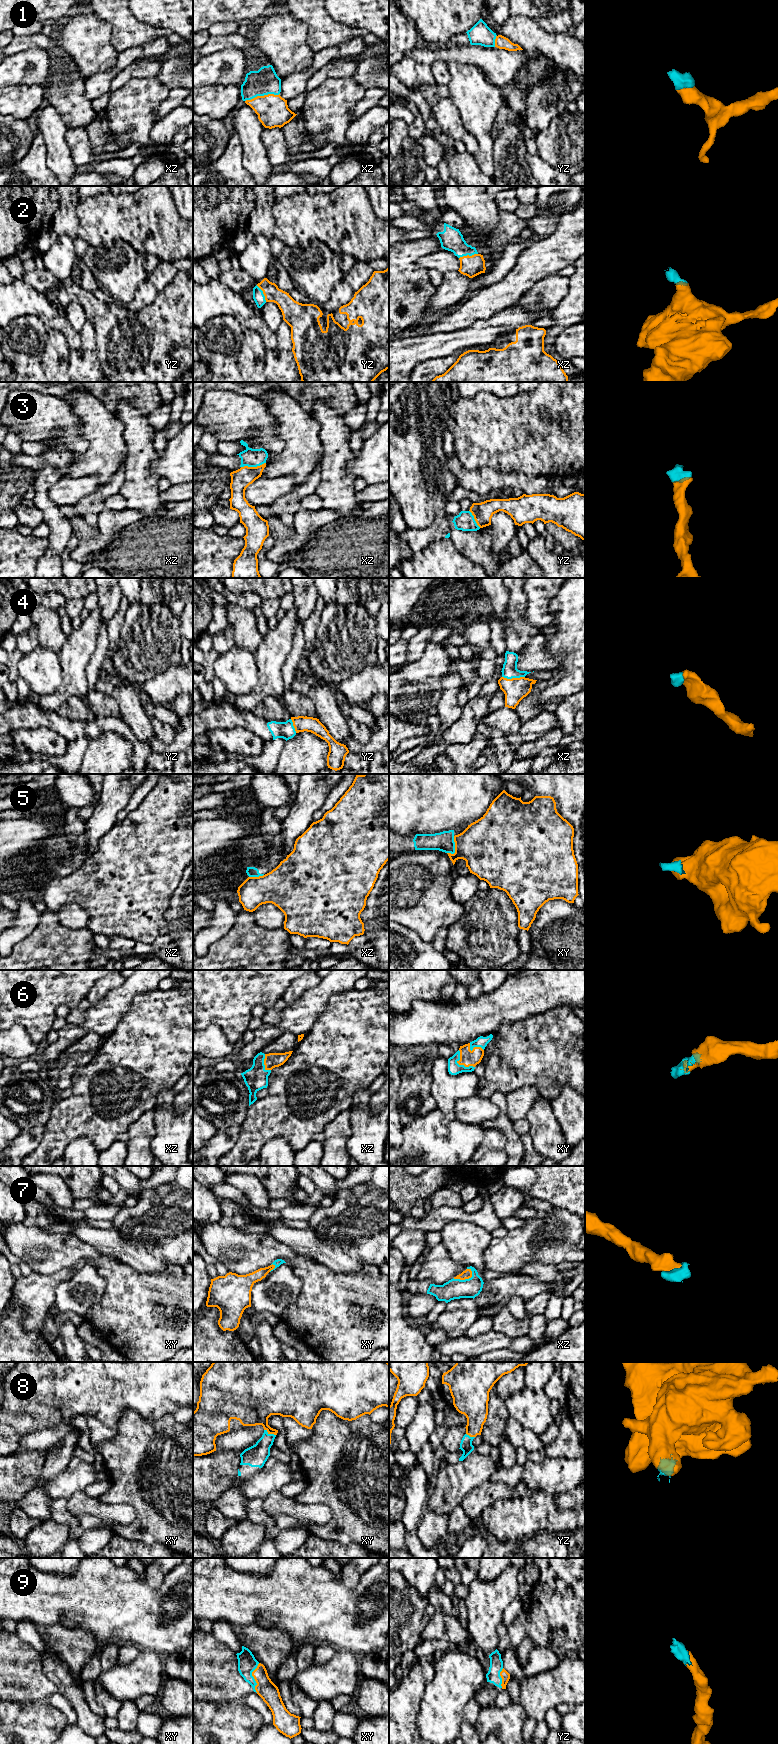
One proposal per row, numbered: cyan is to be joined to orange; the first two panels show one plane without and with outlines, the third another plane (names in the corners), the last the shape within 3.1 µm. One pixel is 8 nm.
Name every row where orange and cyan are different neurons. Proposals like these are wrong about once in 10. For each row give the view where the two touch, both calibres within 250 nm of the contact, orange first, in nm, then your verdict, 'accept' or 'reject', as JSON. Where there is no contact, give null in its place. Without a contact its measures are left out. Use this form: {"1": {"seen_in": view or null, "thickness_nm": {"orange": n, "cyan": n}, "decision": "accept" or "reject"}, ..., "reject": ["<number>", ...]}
{"1": {"seen_in": "xz", "thickness_nm": {"orange": 260, "cyan": 220}, "decision": "accept"}, "2": {"seen_in": "xz", "thickness_nm": {"orange": 170, "cyan": 190}, "decision": "accept"}, "3": {"seen_in": "xz", "thickness_nm": {"orange": 160, "cyan": 150}, "decision": "accept"}, "4": {"seen_in": "xz", "thickness_nm": {"orange": 190, "cyan": 120}, "decision": "accept"}, "5": {"seen_in": "xy", "thickness_nm": {"orange": 420, "cyan": 160}, "decision": "reject"}, "6": {"seen_in": "xy", "thickness_nm": {"orange": 130, "cyan": 100}, "decision": "accept"}, "7": {"seen_in": "xz", "thickness_nm": {"orange": 70, "cyan": 160}, "decision": "accept"}, "8": {"seen_in": "xy", "thickness_nm": {"orange": 300, "cyan": 180}, "decision": "accept"}, "9": {"seen_in": "xy", "thickness_nm": {"orange": 160, "cyan": 150}, "decision": "accept"}, "reject": ["5"]}

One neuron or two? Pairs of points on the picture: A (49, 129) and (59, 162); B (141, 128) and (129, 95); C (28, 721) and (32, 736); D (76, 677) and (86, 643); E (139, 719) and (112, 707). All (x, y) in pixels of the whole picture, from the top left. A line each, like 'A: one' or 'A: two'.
A: one
B: one
C: two
D: one
E: two

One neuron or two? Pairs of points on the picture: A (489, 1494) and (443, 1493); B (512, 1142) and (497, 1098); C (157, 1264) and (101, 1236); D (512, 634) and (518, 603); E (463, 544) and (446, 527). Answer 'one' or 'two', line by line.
A: two
B: one
C: one
D: one
E: two

